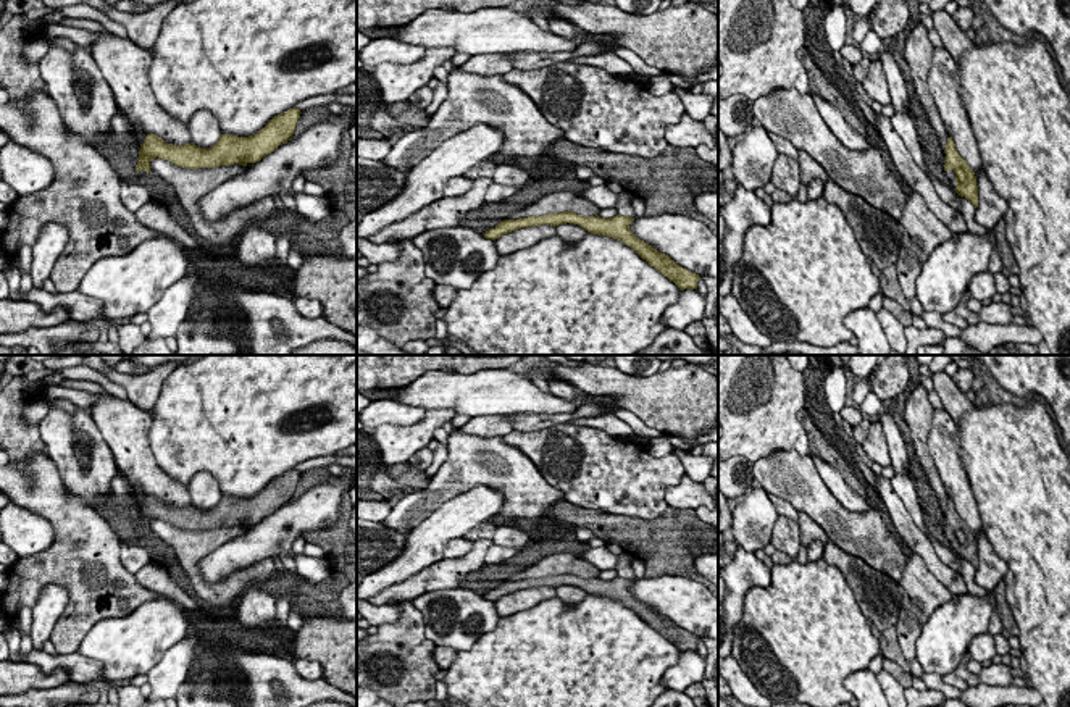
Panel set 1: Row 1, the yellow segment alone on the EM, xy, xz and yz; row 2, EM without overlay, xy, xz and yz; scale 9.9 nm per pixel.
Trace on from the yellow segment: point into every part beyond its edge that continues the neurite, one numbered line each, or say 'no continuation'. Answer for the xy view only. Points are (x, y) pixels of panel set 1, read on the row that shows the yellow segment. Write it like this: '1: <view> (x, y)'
no continuation

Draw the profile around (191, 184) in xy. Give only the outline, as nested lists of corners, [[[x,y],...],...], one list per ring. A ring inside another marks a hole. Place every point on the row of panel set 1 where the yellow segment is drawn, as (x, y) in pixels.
[[[158,157],[150,161],[150,166],[155,171],[155,178],[163,178],[168,184],[174,186],[178,202],[190,216],[195,232],[208,245],[231,245],[232,239],[240,236],[247,226],[258,224],[276,210],[273,197],[265,197],[234,210],[219,221],[207,221],[200,211],[199,200],[231,178],[242,174],[247,166],[234,163],[231,166],[221,165],[216,168],[190,169]]]

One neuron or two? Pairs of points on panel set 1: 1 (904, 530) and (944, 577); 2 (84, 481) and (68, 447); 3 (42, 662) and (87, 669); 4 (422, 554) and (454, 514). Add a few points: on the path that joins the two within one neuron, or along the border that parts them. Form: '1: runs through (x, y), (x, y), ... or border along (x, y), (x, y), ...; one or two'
1: runs through (915, 541), (935, 565); one
2: runs through (83, 473), (75, 455); one
3: runs through (54, 662), (76, 664); one
4: runs through (425, 544), (444, 523); one

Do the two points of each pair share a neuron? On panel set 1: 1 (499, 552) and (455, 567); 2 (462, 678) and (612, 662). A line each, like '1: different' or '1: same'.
1: different
2: same

